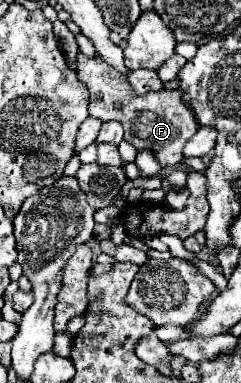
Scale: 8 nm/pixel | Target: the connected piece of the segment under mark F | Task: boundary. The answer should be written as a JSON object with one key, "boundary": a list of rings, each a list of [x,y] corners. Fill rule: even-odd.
{"boundary":[[[78,52],[78,78],[90,90],[90,106],[88,114],[102,122],[118,120],[124,126],[124,140],[132,144],[138,152],[150,150],[154,158],[160,162],[160,168],[172,168],[182,160],[184,144],[196,134],[198,122],[188,106],[180,100],[180,90],[160,90],[148,92],[144,96],[136,96],[130,84],[116,72],[116,68],[108,68],[100,56],[84,56]]]}

